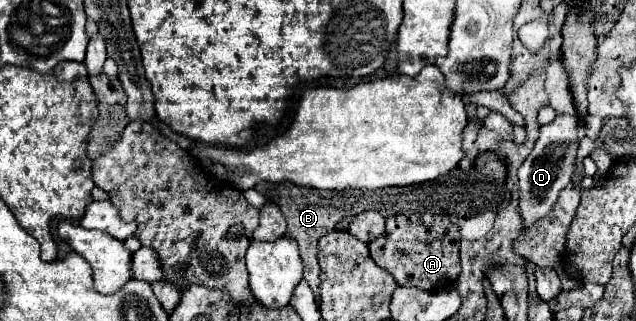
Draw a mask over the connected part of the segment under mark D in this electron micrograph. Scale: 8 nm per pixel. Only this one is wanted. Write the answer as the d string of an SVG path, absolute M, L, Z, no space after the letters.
M558 115L550 125L540 127L540 137L526 157L522 167L518 169L520 179L520 215L522 225L530 227L538 219L546 217L552 205L558 199L558 193L572 181L576 169L576 153L582 137L582 123L576 115Z

